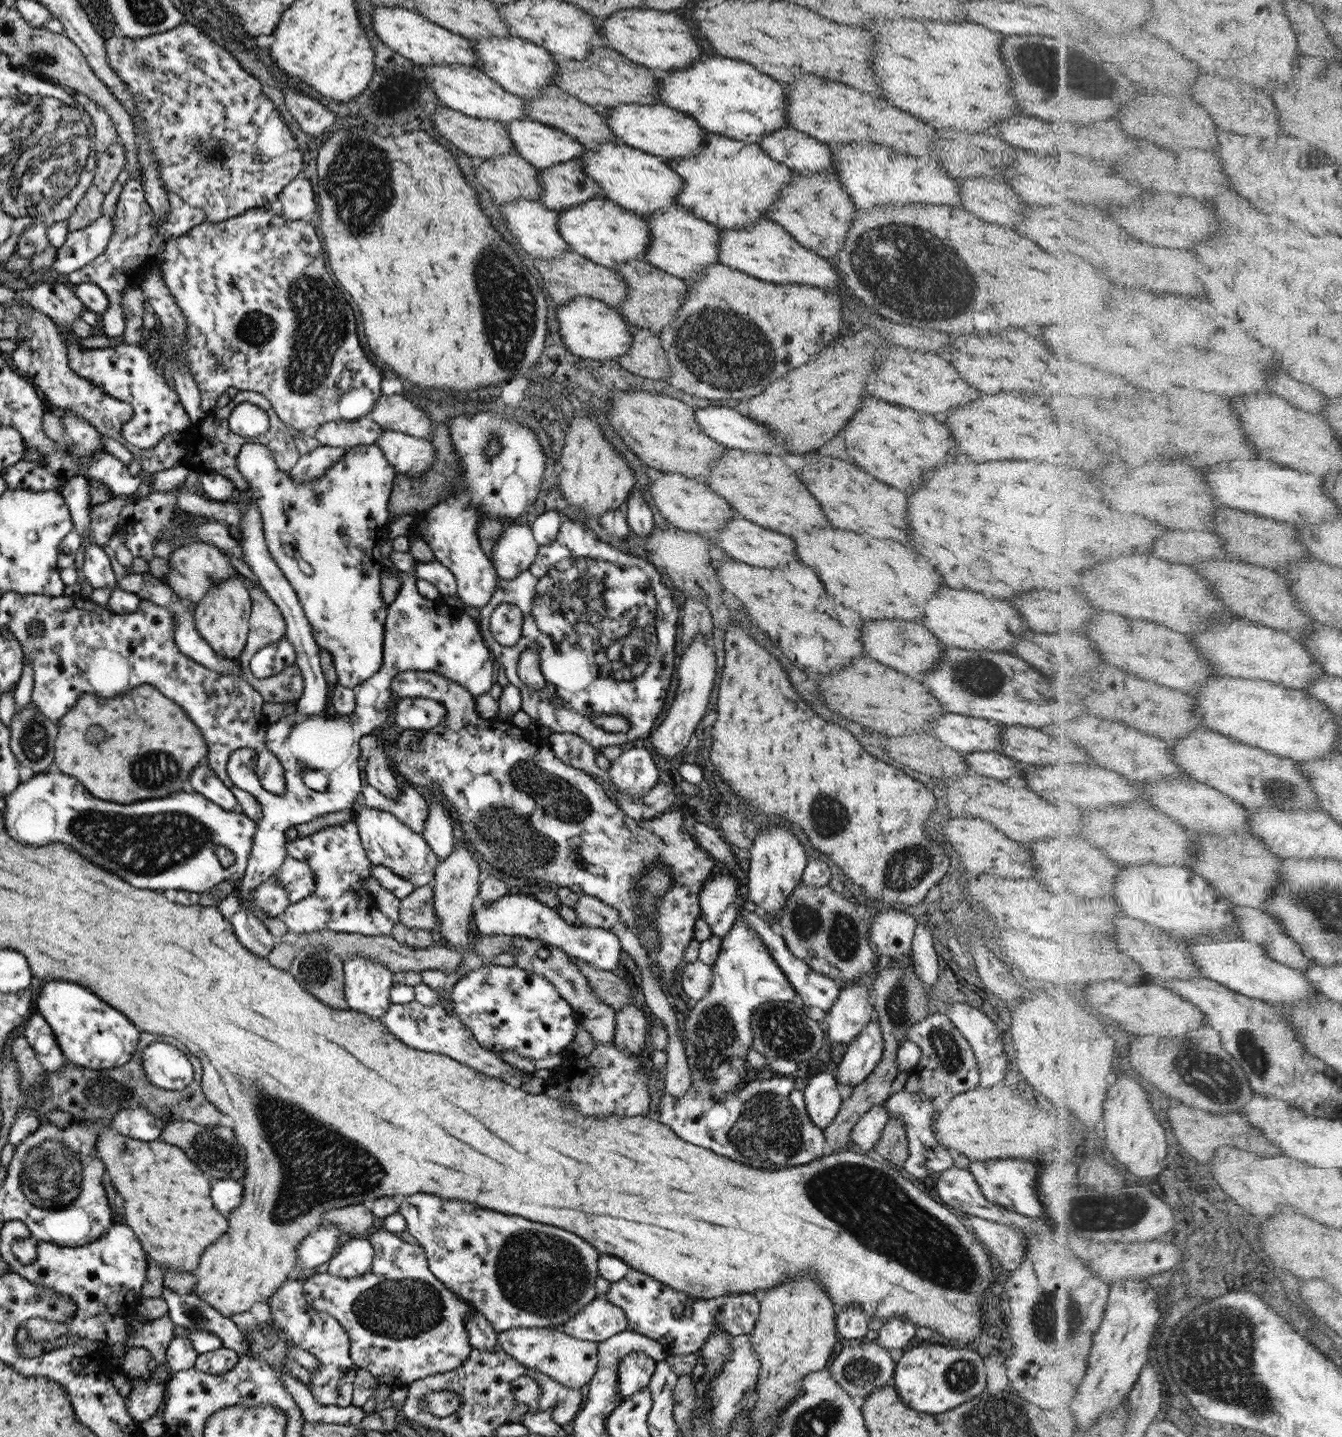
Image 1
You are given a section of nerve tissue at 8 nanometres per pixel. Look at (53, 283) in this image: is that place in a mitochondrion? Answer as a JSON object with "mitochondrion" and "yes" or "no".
{"mitochondrion":"no"}

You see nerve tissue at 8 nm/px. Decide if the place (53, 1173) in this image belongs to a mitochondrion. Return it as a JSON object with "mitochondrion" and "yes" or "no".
{"mitochondrion":"yes"}

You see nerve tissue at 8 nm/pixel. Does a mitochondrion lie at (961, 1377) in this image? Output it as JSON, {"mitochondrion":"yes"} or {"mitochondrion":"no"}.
{"mitochondrion":"yes"}

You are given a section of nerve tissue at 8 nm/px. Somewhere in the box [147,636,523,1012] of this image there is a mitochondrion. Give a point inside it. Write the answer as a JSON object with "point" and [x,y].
{"point":[315,968]}

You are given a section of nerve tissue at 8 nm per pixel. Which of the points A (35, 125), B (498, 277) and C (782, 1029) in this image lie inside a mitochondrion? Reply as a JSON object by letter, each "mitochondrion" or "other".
{"A":"mitochondrion","B":"mitochondrion","C":"mitochondrion"}

